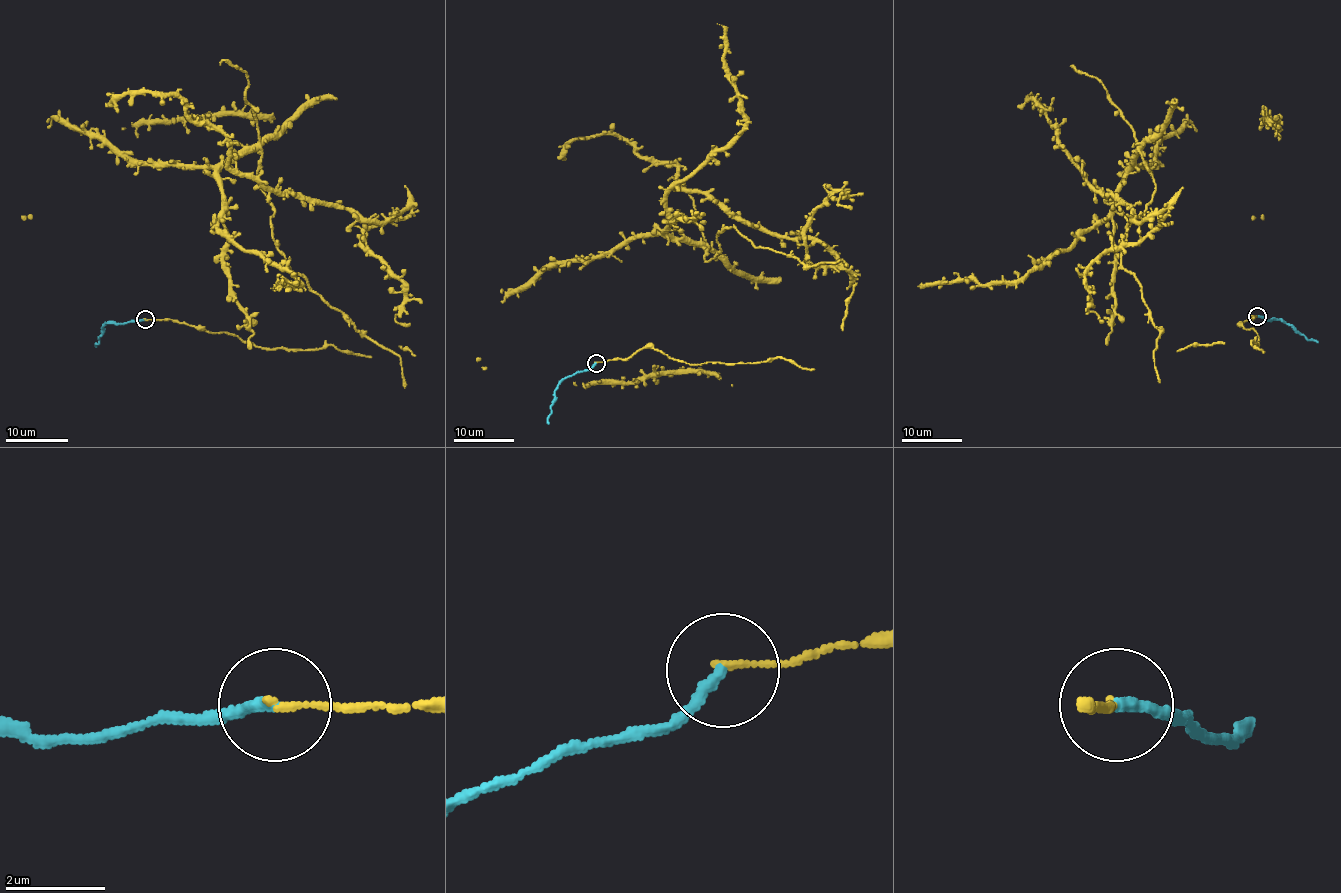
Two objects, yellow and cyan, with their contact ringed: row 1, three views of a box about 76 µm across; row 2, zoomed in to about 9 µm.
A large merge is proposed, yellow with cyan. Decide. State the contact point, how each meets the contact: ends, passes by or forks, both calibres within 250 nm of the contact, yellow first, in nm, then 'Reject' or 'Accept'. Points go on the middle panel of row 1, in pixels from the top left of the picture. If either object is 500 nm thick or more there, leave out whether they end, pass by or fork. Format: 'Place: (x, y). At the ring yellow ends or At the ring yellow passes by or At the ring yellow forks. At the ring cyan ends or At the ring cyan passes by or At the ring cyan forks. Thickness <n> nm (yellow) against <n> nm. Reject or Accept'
Place: (596, 363). At the ring yellow ends. At the ring cyan ends. Thickness 140 nm (yellow) against 240 nm. Reject

